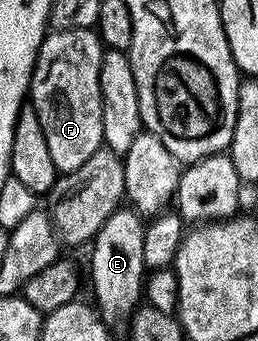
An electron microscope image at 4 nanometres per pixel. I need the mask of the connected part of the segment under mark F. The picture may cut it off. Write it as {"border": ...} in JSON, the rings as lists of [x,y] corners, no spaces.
{"border":[[[92,27],[83,29],[67,29],[66,31],[50,30],[37,50],[37,60],[33,66],[31,84],[31,106],[39,117],[39,125],[43,125],[43,137],[47,139],[47,150],[51,153],[51,161],[55,161],[55,169],[66,173],[79,169],[91,155],[103,147],[103,101],[101,100],[101,62],[106,48],[100,35]]]}

